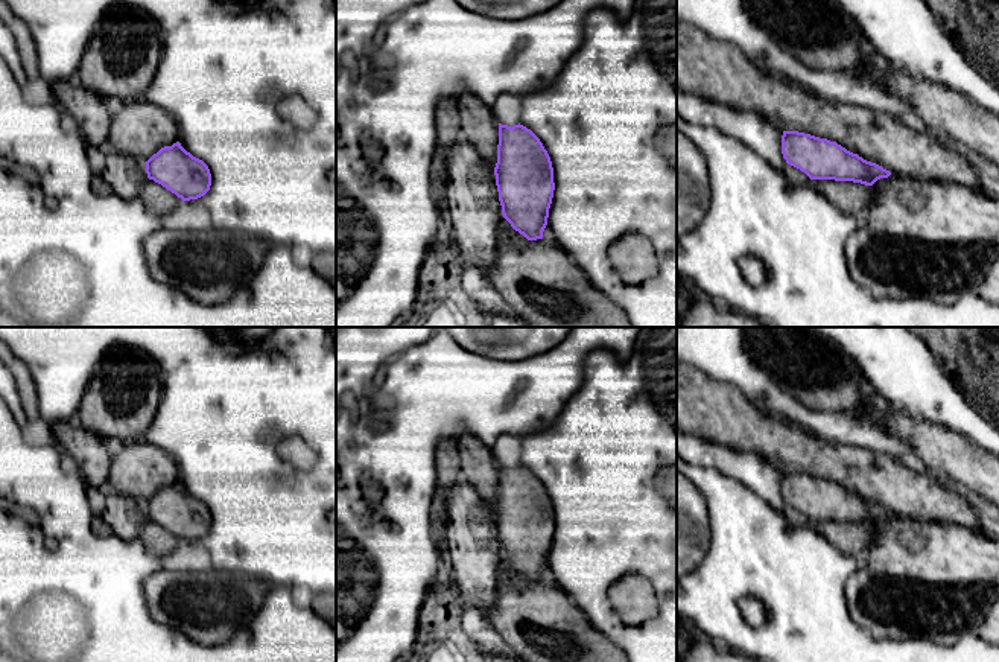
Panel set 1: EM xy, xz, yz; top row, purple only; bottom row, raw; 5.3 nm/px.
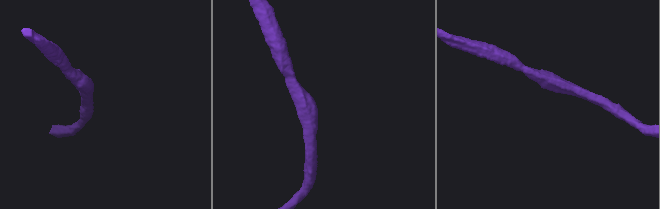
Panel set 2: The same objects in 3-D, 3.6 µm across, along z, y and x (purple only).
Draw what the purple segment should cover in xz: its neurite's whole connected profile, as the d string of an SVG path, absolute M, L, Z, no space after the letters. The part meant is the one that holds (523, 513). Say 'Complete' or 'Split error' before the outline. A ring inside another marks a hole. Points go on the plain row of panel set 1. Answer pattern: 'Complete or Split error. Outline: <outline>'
Complete. Outline: M499 464L494 516L503 559L528 581L543 580L555 524L540 479L520 464Z

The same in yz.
Complete. Outline: M783 472L782 495L788 505L804 513L810 520L853 522L873 527L888 519L890 511L867 502L827 479L798 472Z

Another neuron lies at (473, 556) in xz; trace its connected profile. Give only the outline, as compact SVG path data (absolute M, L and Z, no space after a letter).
M462 476L449 487L446 504L446 565L464 609L477 609L488 618L503 562L494 510Z

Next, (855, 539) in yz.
M810 520L810 527L824 539L832 542L844 554L865 559L874 540L871 530L861 524Z

